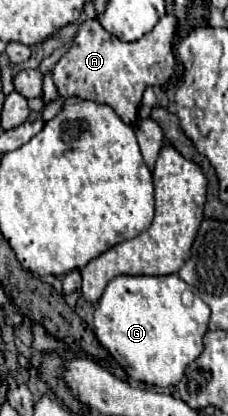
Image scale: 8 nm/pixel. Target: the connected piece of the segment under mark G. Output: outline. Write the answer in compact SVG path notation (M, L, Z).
M121 275L107 283L105 293L95 307L95 333L101 345L115 357L115 361L125 369L129 377L155 387L171 387L183 377L187 365L201 355L209 313L211 313L209 307L193 293L185 281L181 281L179 275L165 277Z

